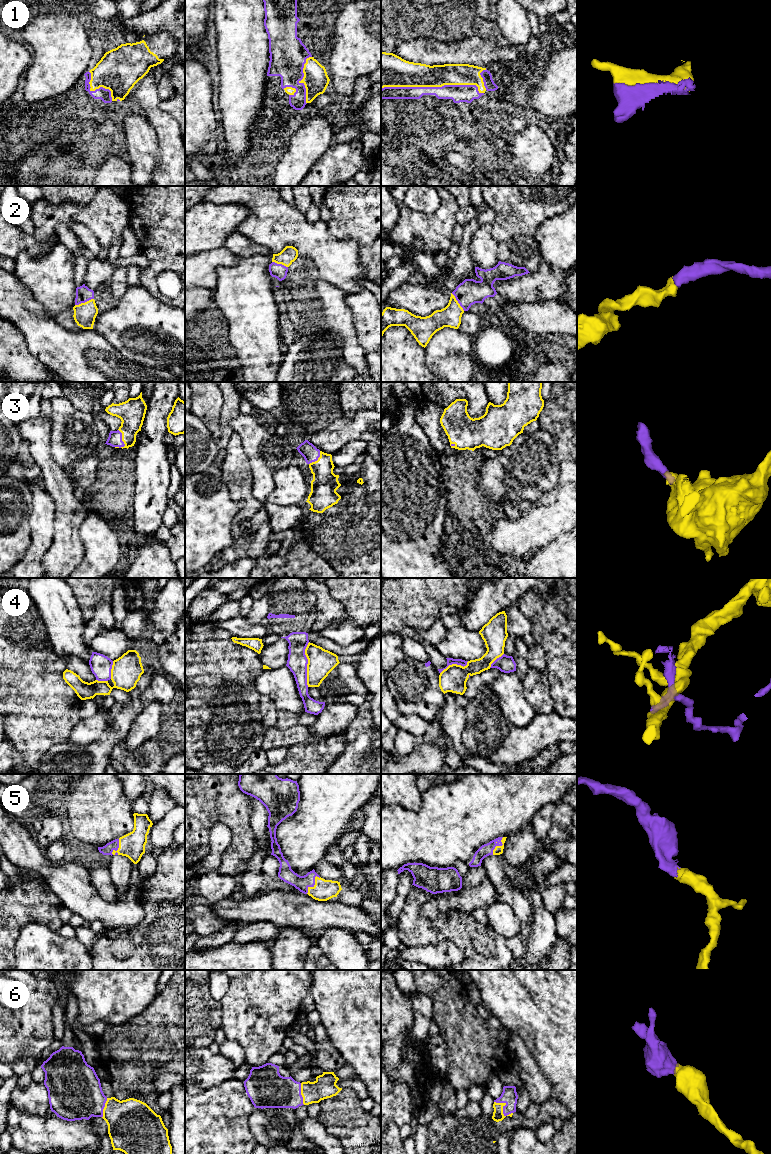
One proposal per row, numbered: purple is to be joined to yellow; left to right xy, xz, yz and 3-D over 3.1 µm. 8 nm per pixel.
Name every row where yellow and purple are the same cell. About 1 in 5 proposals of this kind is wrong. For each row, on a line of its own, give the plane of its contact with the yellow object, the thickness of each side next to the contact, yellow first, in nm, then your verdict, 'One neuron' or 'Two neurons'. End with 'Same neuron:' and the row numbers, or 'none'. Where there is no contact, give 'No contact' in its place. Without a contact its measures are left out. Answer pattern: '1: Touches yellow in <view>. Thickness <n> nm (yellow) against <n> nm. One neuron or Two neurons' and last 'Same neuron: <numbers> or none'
1: Touches yellow in yz. Thickness 200 nm (yellow) against 140 nm. One neuron
2: Touches yellow in xy. Thickness 180 nm (yellow) against 130 nm. One neuron
3: Touches yellow in xy. Thickness 220 nm (yellow) against 110 nm. One neuron
4: Touches yellow in xz. Thickness 220 nm (yellow) against 160 nm. Two neurons
5: Touches yellow in xz. Thickness 170 nm (yellow) against 120 nm. One neuron
6: Touches yellow in yz. Thickness 90 nm (yellow) against 130 nm. One neuron
Same neuron: 1, 2, 3, 5, 6

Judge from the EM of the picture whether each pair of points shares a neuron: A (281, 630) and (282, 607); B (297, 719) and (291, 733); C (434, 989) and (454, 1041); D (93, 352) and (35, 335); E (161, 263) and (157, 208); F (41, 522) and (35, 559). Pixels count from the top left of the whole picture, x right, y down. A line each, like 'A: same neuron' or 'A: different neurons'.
A: same neuron
B: different neurons
C: same neuron
D: same neuron
E: same neuron
F: same neuron

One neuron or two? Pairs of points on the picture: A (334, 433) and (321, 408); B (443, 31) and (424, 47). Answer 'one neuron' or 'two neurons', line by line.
A: two neurons
B: two neurons

